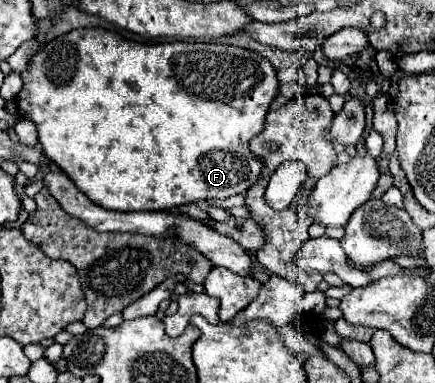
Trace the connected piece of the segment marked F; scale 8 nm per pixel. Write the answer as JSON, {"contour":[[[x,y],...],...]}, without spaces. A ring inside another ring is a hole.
{"contour":[[[80,28],[68,34],[62,34],[30,60],[26,72],[22,72],[24,86],[20,90],[20,98],[26,98],[26,108],[18,108],[22,118],[28,118],[38,128],[38,142],[44,154],[56,162],[72,180],[74,184],[90,198],[94,204],[106,210],[172,210],[184,204],[192,204],[198,200],[218,200],[230,198],[236,194],[248,192],[262,172],[262,160],[250,152],[250,140],[264,130],[264,118],[270,110],[272,100],[278,94],[280,82],[276,76],[274,66],[260,54],[228,44],[206,44],[206,42],[164,42],[164,44],[136,44],[128,42],[121,35],[100,28]]]}

